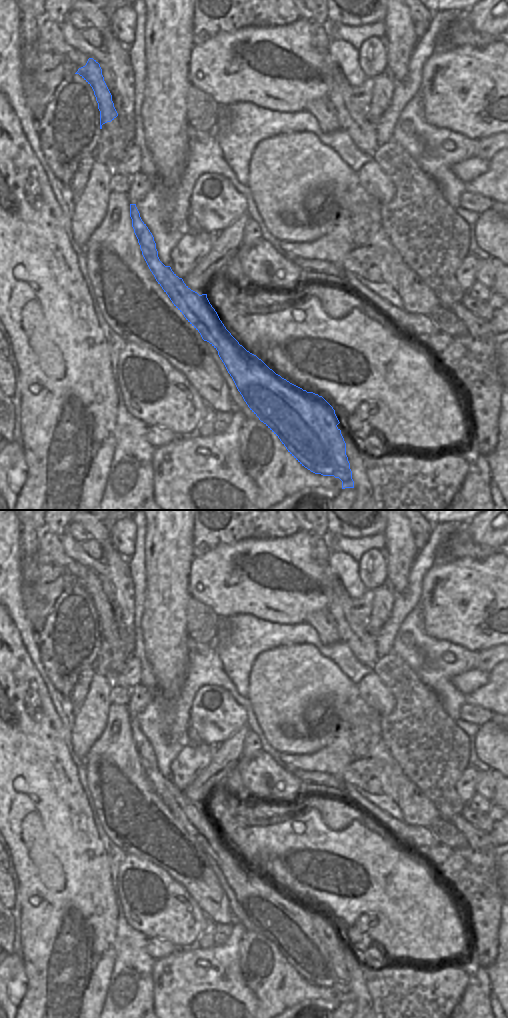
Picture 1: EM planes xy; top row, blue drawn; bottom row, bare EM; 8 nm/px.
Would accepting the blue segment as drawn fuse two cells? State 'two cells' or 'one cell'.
two cells

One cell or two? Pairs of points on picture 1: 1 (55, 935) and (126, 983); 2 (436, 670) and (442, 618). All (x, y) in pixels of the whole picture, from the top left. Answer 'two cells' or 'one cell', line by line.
1: two cells
2: two cells

